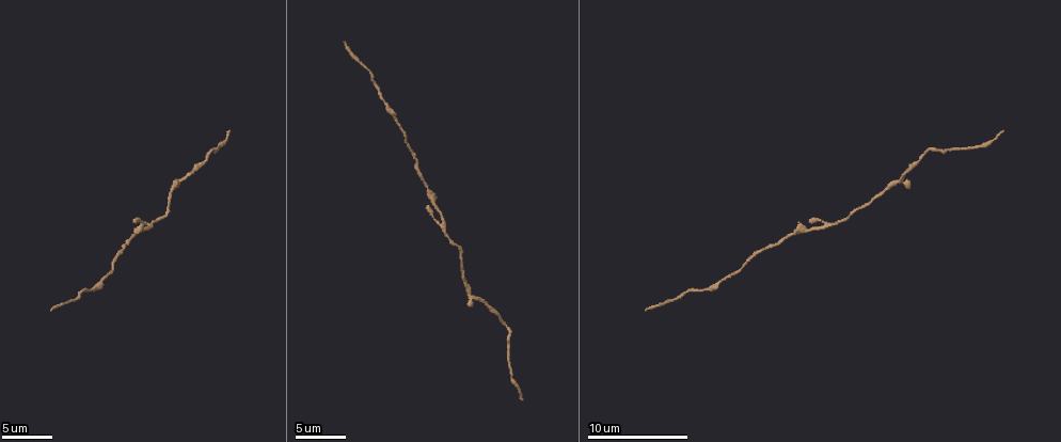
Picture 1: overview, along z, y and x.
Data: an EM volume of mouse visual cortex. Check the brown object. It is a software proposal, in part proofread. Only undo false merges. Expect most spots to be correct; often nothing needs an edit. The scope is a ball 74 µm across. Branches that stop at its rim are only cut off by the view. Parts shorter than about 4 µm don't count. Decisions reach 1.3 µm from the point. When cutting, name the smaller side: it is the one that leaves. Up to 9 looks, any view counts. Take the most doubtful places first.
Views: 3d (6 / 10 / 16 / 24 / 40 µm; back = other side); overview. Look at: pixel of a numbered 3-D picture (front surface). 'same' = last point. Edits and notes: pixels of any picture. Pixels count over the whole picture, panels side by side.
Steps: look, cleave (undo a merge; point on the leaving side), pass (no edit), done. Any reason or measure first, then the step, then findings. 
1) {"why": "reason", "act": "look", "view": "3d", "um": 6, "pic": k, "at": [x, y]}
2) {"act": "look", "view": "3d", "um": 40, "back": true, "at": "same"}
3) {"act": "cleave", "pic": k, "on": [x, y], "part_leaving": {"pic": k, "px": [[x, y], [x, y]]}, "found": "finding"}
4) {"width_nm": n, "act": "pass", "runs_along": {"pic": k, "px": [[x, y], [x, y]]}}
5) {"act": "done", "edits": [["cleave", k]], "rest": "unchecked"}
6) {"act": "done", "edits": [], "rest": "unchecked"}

{"why": "two arms in line, one across", "act": "look", "view": "3d", "um": 16, "pic": 1, "at": [828, 226]}

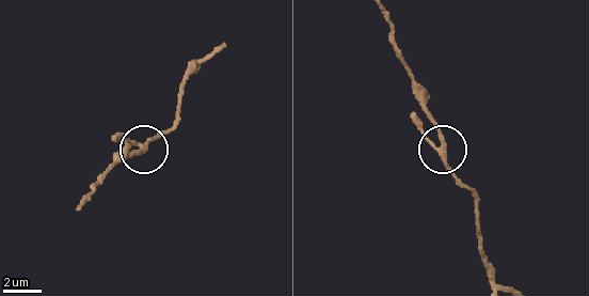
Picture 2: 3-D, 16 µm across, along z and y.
{"act": "look", "view": "3d", "um": 6, "pic": 2, "at": [142, 148]}

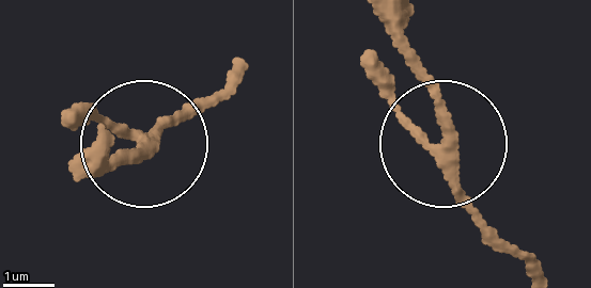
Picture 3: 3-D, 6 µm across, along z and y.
{"side_arm_um": 25, "arms": 3, "act": "pass", "found": "one cell here"}

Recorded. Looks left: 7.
{"why": "side arm on a straight run", "act": "look", "view": "3d", "um": 10, "pic": 1, "at": [183, 178]}

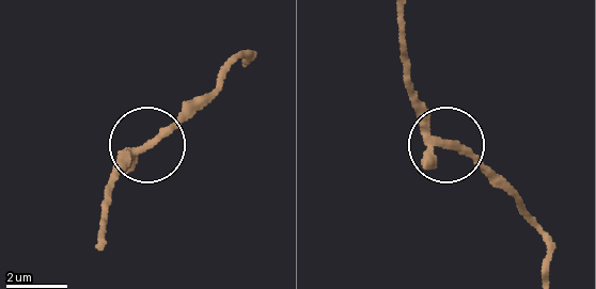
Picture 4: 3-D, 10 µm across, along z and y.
{"act": "look", "view": "3d", "um": 10, "back": true, "pic": 4, "at": [154, 143]}

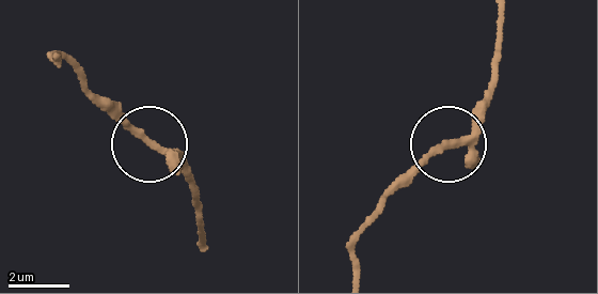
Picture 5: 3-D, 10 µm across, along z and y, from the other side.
{"width_nm": 180, "act": "pass", "found": "all the same cell"}

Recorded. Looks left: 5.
{"why": "thick turns thin", "act": "look", "view": "3d", "um": 16, "pic": 1, "at": [397, 117]}

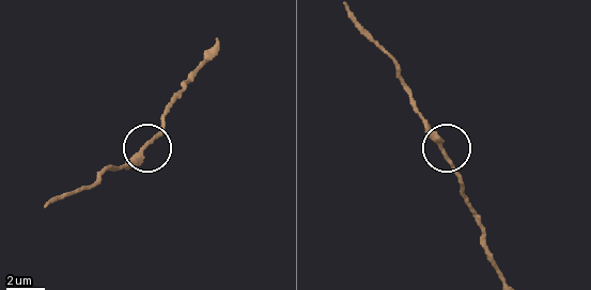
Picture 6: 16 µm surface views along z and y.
{"width_nm": 190, "act": "pass", "runs_along": {"pic": 6, "px": [[504, 278], [456, 168], [418, 113]]}, "found": "one cell here"}

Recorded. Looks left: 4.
{"why": "calibre changes", "act": "look", "view": "3d", "um": 16, "pic": 1, "at": [950, 148]}

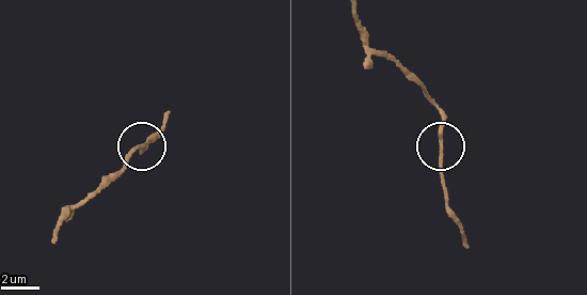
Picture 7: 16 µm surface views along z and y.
{"act": "look", "view": "3d", "um": 16, "back": true, "pic": 7, "at": [442, 143]}

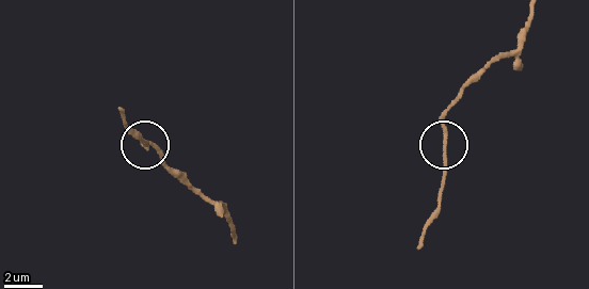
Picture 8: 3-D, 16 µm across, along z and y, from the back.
{"act": "pass", "found": "continuous, no second cell"}

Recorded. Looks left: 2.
{"act": "done", "edits": [], "rest": "unchecked"}

